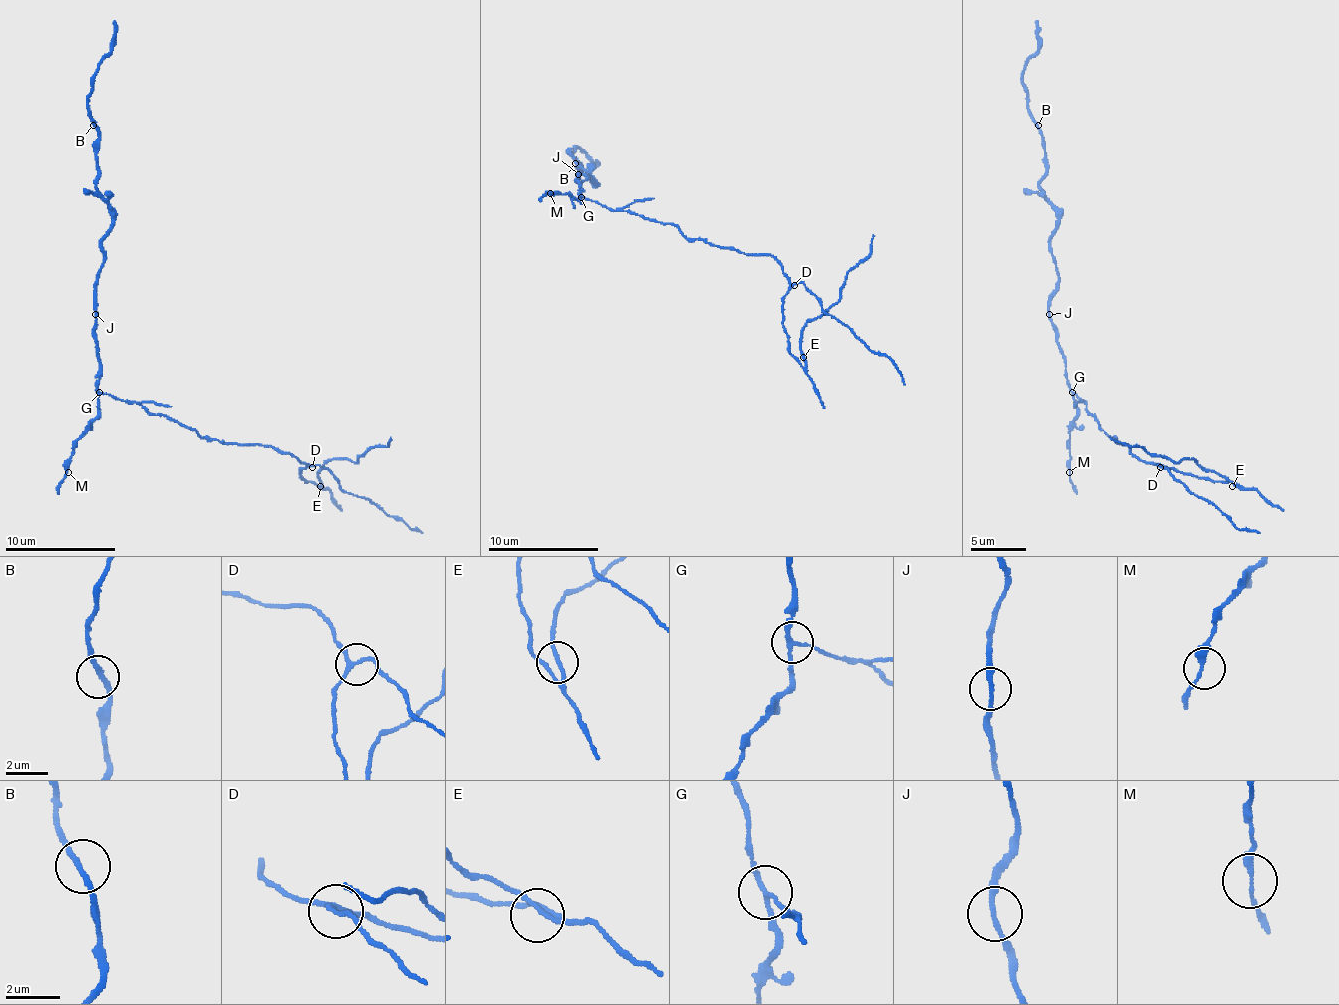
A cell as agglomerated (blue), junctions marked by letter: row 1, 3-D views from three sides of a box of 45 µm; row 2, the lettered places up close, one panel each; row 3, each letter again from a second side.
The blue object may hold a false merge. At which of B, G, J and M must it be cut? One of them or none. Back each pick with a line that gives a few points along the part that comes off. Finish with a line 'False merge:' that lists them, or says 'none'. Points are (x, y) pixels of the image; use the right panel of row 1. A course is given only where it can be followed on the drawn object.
G: foreign part runs (1072, 392), (1085, 403), (1099, 428), (1146, 464), (1232, 480), (1205, 472), (1194, 458), (1152, 455), (1110, 436)
False merge: G

